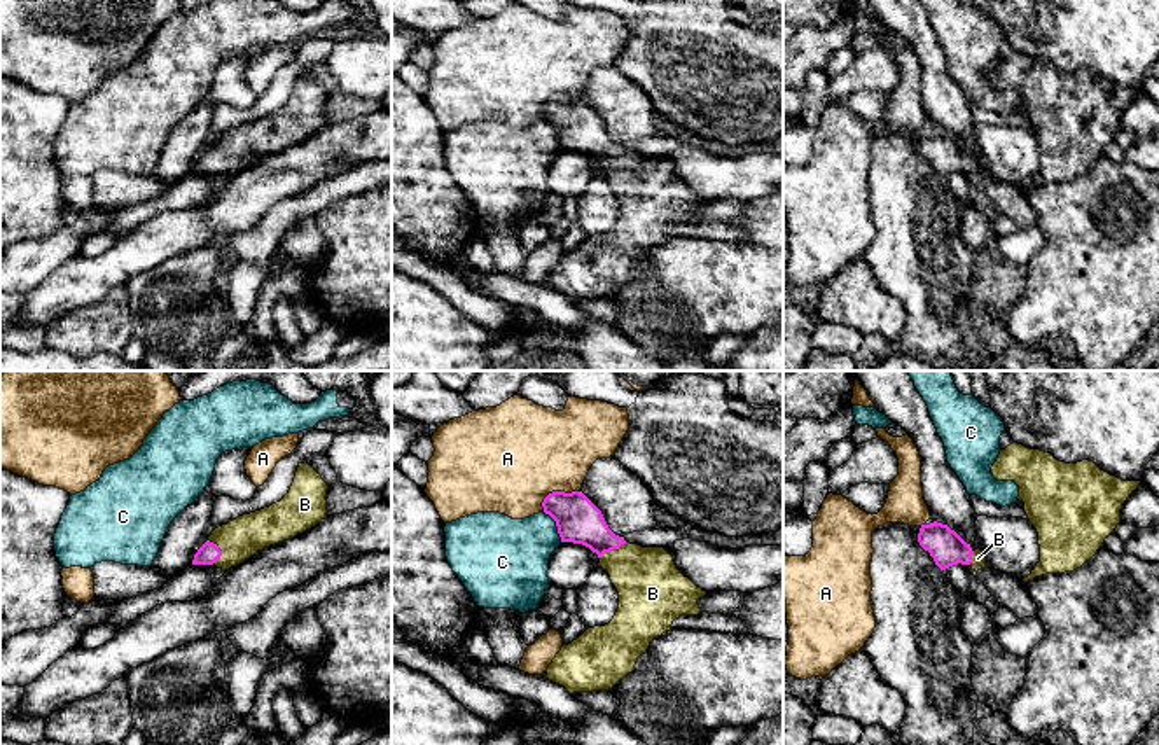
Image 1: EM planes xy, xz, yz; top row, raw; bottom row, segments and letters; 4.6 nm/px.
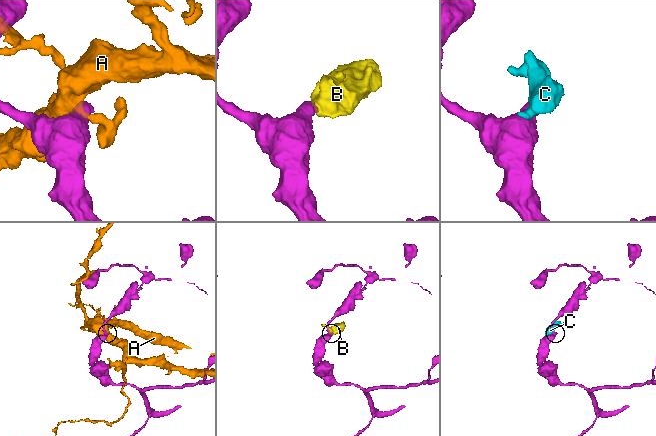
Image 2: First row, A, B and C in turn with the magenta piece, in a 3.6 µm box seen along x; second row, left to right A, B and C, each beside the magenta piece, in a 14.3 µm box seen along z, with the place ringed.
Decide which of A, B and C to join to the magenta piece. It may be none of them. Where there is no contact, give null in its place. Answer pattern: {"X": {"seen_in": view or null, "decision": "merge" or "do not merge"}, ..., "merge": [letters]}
{"A": {"seen_in": "xz", "decision": "do not merge"}, "B": {"seen_in": "xy", "decision": "merge"}, "C": {"seen_in": "xz", "decision": "do not merge"}, "merge": ["B"]}

